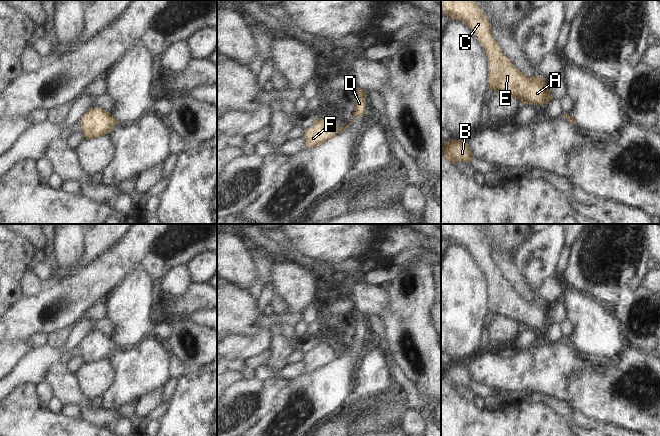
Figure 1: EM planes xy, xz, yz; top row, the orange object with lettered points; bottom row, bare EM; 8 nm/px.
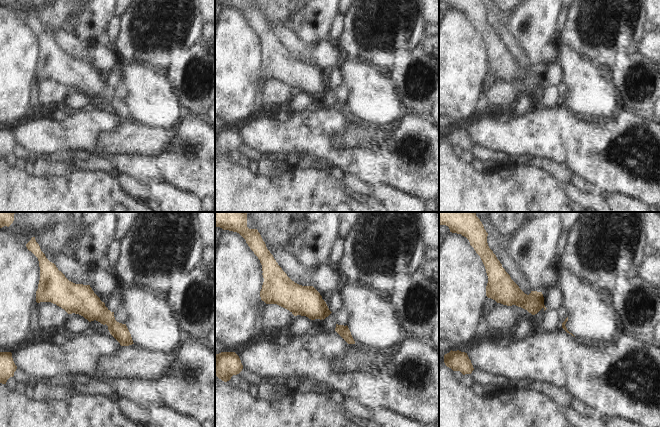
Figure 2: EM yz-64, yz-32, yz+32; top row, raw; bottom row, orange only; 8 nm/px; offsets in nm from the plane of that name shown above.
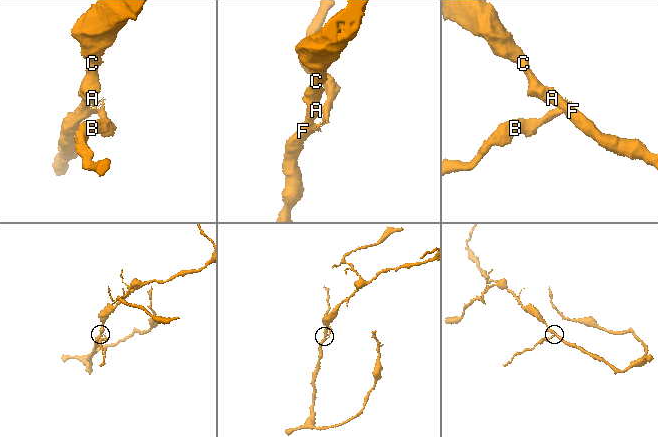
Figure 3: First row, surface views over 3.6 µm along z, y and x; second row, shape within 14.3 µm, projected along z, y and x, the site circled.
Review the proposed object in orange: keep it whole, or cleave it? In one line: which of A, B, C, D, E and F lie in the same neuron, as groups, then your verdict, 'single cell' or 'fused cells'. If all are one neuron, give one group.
A C E F / B D; fused cells

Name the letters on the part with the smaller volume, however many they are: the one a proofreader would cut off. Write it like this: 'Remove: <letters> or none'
Remove: B, D

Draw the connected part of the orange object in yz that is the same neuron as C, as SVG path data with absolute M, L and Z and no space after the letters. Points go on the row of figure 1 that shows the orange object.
M441 0L441 14L461 20L472 29L488 59L488 87L520 99L523 104L539 106L548 104L553 99L543 78L524 75L503 53L477 0Z

